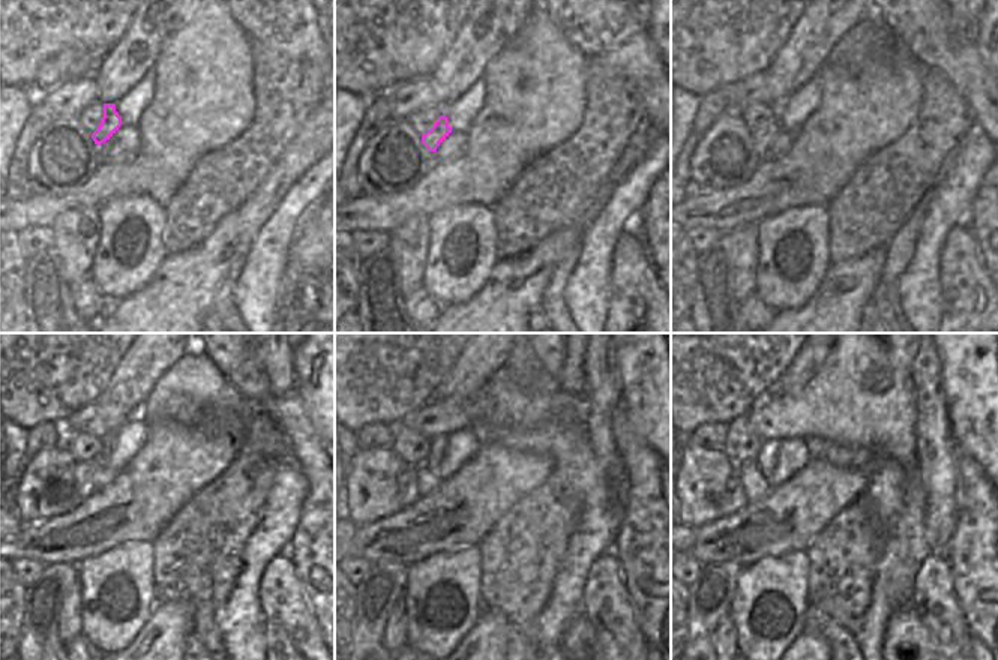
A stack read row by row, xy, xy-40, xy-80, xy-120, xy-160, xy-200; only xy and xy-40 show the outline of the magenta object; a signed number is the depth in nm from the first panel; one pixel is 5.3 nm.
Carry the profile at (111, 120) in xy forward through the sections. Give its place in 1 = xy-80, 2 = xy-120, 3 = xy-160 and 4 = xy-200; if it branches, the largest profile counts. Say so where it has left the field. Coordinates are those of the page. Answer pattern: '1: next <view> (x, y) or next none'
1: next xy-80 (761, 137)
2: next xy-120 (84, 473)
3: next xy-160 (407, 494)
4: next xy-200 (734, 498)

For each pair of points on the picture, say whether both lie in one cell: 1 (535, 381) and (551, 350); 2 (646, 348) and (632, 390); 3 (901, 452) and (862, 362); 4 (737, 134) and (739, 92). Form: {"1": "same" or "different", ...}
{"1": "different", "2": "same", "3": "same", "4": "different"}

